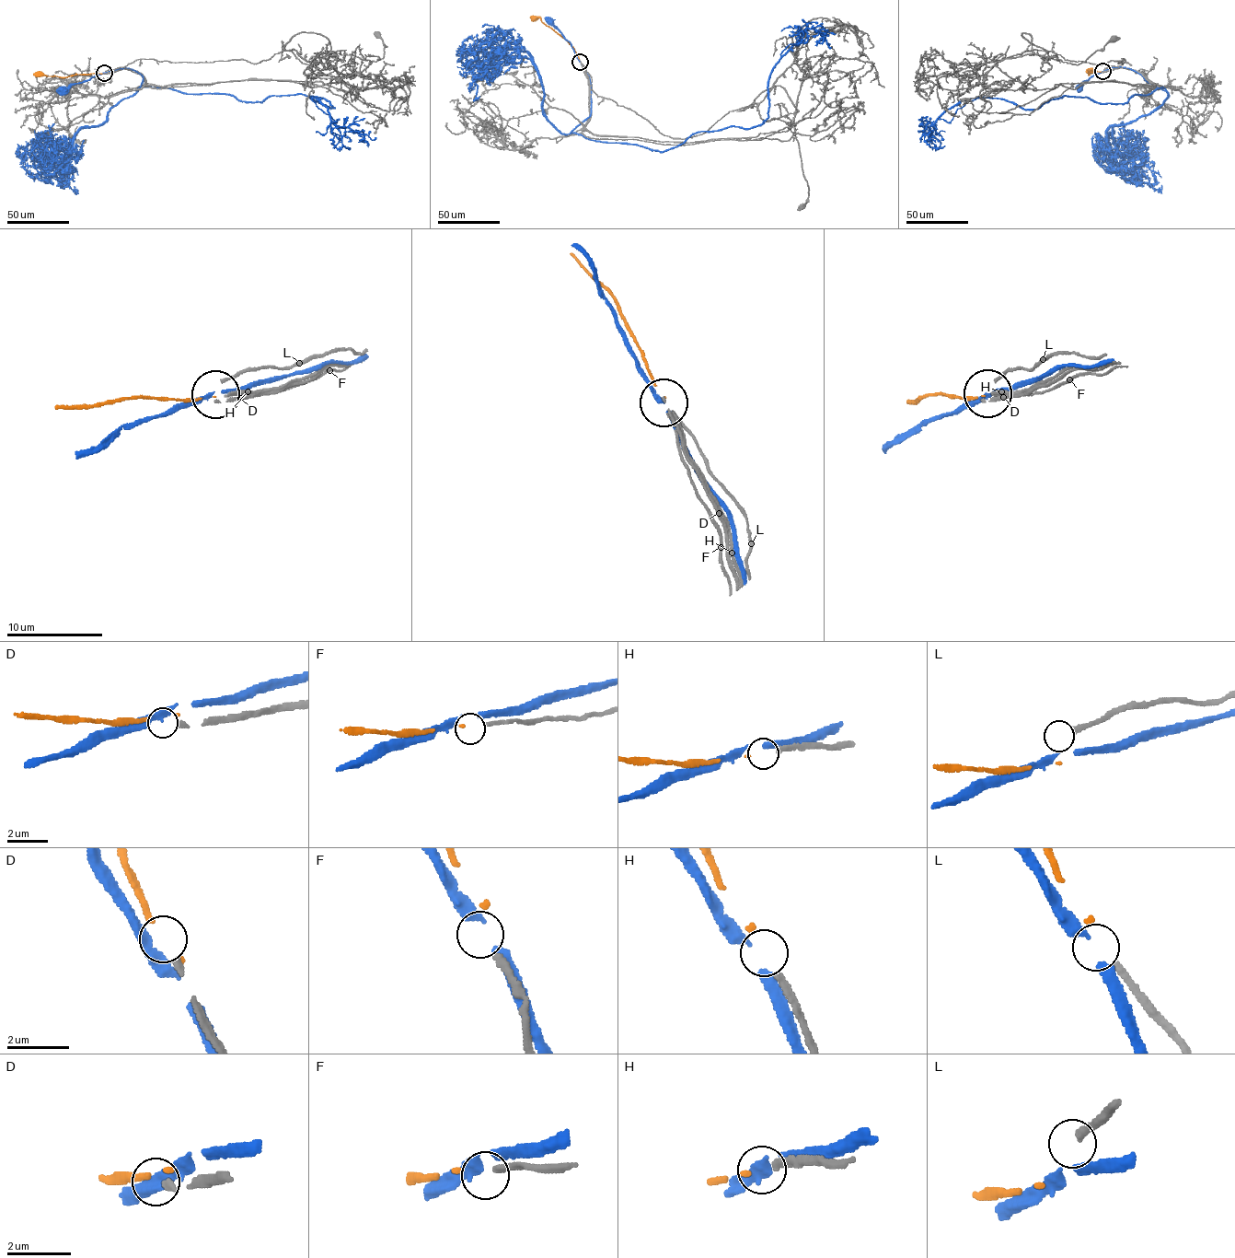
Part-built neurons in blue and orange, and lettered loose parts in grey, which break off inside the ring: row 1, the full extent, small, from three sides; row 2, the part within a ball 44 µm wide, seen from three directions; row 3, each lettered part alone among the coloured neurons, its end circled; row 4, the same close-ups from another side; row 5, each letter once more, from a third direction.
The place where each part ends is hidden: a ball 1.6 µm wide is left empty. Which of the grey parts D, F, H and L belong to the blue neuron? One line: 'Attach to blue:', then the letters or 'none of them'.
Attach to blue: none of them

